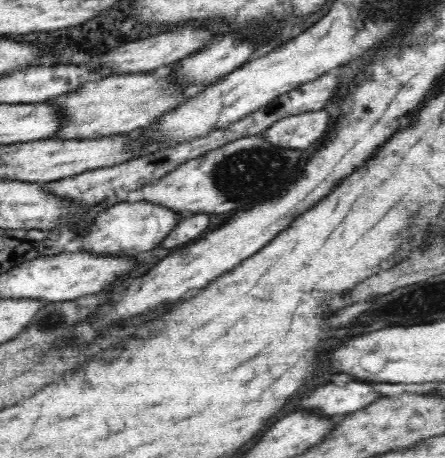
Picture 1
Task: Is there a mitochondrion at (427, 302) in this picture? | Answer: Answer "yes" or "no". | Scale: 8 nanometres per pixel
yes

